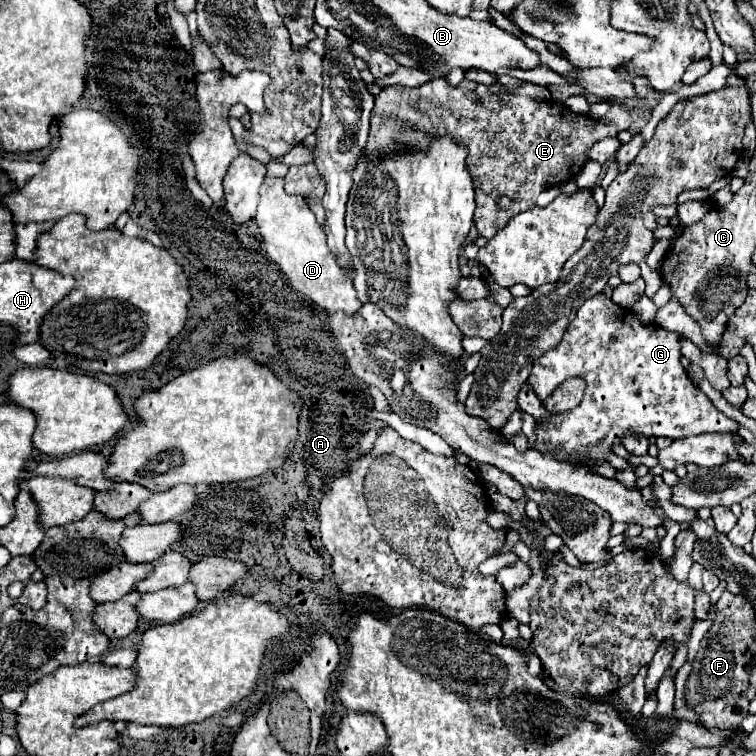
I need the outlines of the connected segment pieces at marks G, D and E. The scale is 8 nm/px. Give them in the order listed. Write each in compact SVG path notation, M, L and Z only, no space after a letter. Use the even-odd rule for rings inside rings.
M603 292L583 302L561 344L535 360L529 384L543 402L559 382L571 376L581 376L587 382L581 404L569 412L551 414L549 418L535 424L535 450L547 452L559 462L567 462L571 466L587 466L589 470L595 470L591 462L605 462L603 454L613 452L613 446L621 444L621 440L631 434L647 438L667 436L677 440L705 432L737 432L739 426L735 420L719 412L707 394L703 394L687 376L685 368L681 366L681 336L677 332L663 330L657 324L643 324L631 310L617 306Z
M265 177L255 218L265 240L265 250L269 258L283 272L287 272L287 282L295 290L305 294L327 312L357 314L363 308L363 302L357 298L357 290L353 288L349 272L339 266L335 254L331 254L331 248L327 246L327 234L319 226L307 200L297 194L287 194L283 188L283 178Z
M435 78L419 88L407 88L399 84L383 88L381 94L375 96L365 156L423 152L433 140L437 140L437 130L445 130L455 142L469 148L469 172L477 192L477 210L473 218L483 238L493 238L515 214L533 208L537 196L541 190L549 188L549 184L559 186L561 182L575 178L587 162L587 150L597 140L605 136L617 136L621 130L631 126L631 116L619 102L613 104L601 120L593 120L587 114L573 114L563 102L549 100L545 104L537 104L525 96L495 92L493 88L485 88L481 94L477 92L477 86L479 84L471 80L463 80L461 84L453 86L447 82L447 78Z

